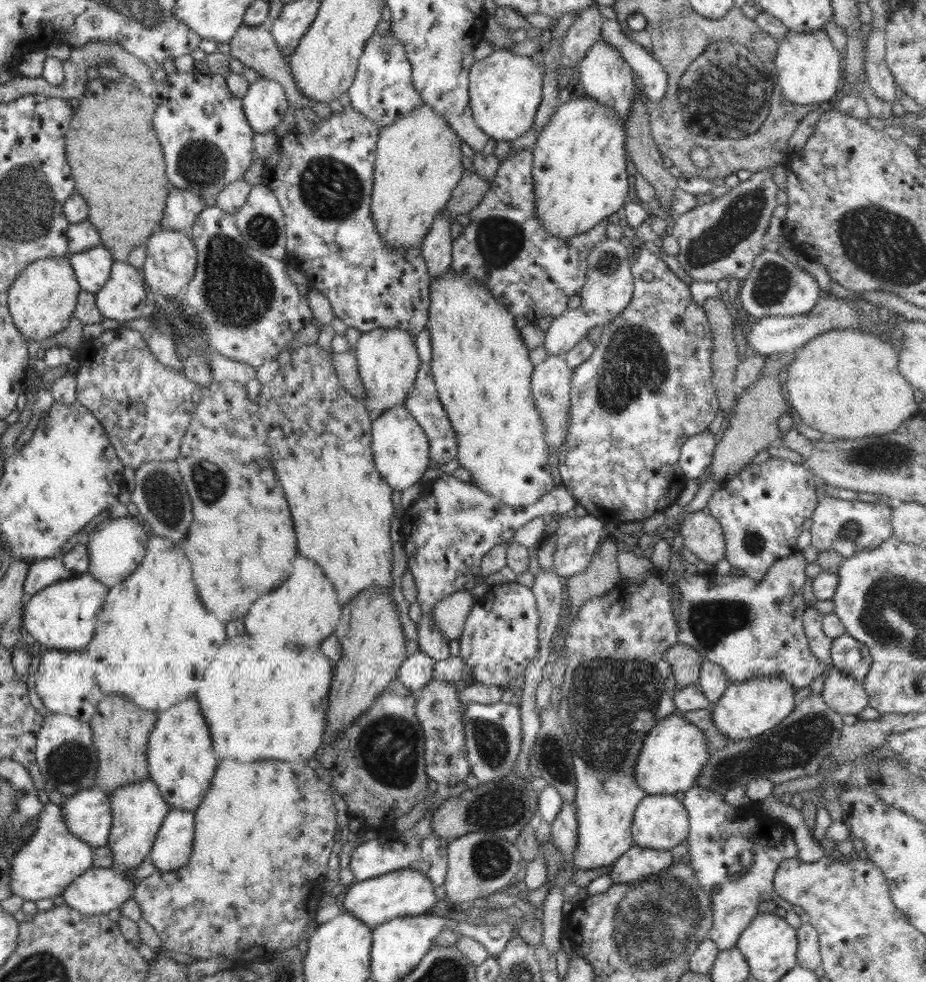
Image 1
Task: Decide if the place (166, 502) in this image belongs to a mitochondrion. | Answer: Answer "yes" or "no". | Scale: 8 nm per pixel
yes

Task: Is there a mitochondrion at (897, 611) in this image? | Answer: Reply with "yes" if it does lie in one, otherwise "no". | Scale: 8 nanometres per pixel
yes

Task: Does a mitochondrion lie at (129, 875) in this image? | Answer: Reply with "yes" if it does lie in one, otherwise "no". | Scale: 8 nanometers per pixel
no

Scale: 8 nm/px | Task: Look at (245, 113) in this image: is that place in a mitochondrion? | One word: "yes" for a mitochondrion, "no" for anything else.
no

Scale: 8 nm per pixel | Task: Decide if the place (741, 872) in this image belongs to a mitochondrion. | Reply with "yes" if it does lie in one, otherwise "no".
no

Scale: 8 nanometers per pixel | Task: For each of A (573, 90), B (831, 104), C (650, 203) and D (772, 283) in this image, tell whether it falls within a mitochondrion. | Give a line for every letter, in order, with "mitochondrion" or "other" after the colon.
A: other
B: other
C: other
D: mitochondrion

